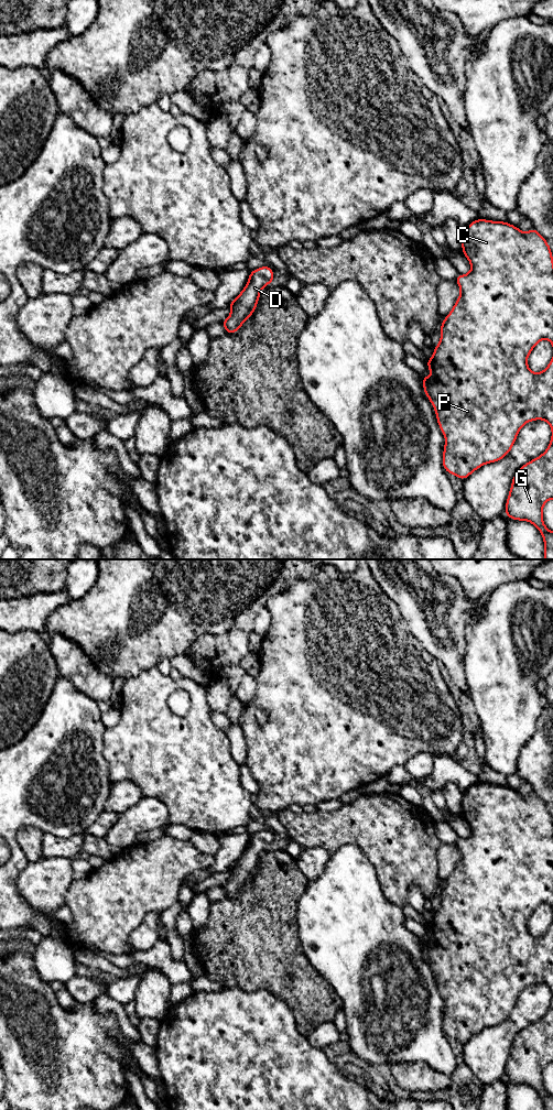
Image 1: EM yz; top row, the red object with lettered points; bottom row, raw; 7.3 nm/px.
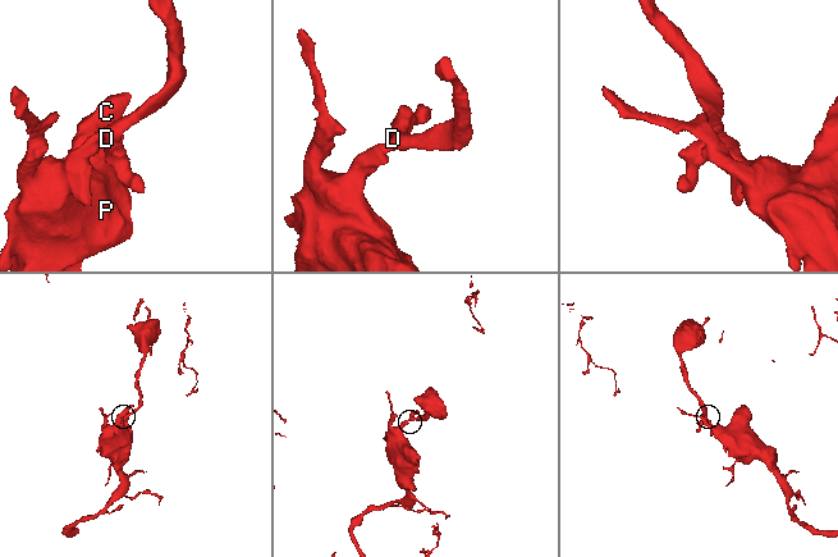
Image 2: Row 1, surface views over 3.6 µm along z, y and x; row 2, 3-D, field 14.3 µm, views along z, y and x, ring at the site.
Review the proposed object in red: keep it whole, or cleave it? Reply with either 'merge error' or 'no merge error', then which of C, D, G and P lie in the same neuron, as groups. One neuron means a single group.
no merge error; C D G P

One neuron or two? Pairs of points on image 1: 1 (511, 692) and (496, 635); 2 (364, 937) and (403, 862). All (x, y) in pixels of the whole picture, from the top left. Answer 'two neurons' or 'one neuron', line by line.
1: one neuron
2: two neurons

